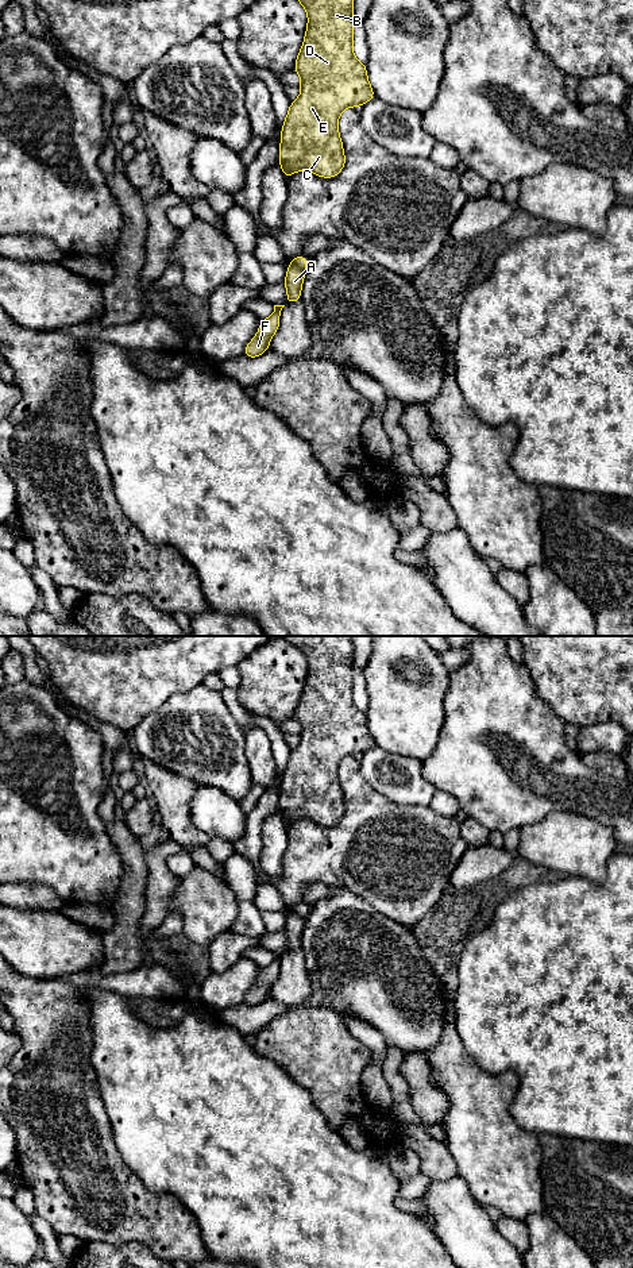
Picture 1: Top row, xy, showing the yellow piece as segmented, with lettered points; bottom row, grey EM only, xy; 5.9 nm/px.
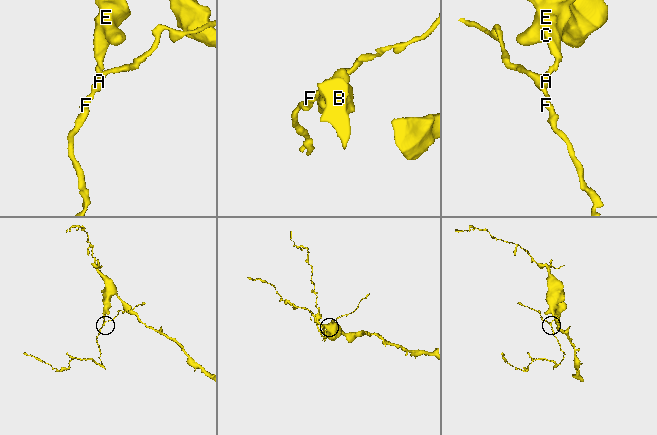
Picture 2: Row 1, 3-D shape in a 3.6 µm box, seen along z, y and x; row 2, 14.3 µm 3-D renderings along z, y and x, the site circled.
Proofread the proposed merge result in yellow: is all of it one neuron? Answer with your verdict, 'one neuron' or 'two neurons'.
two neurons

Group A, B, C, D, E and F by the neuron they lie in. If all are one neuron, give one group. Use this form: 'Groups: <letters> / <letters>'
Groups: A F / B C D E

